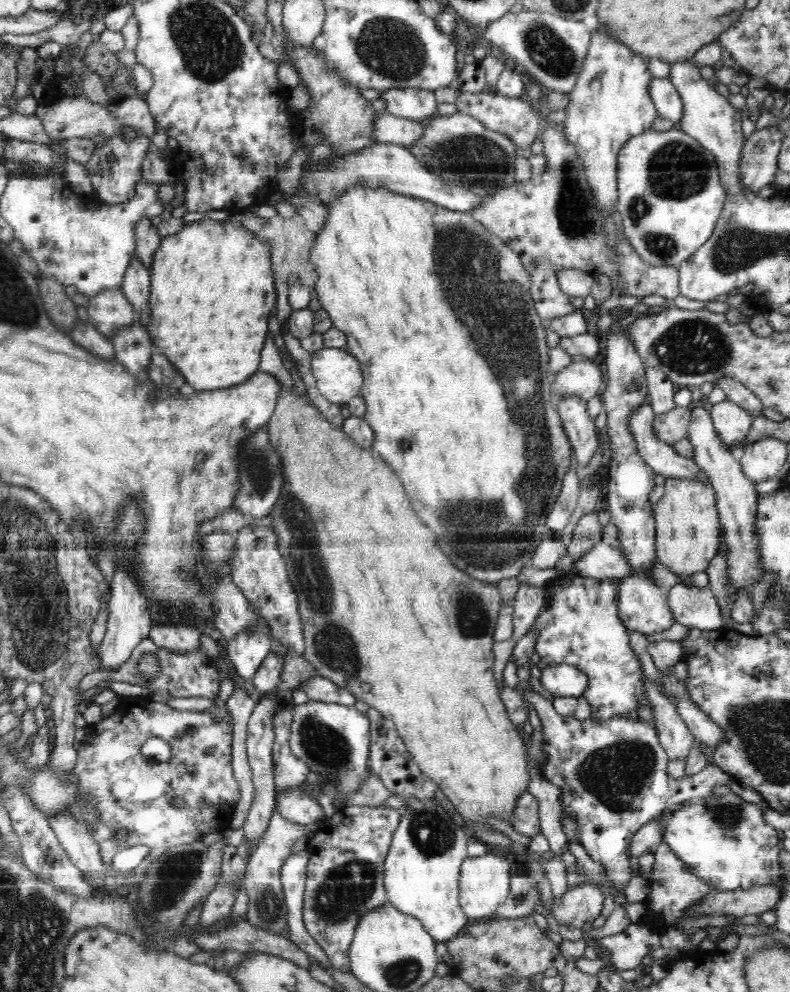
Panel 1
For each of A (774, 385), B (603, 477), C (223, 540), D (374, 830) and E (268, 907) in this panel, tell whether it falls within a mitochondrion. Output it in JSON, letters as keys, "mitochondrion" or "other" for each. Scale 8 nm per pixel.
{"A":"mitochondrion","B":"other","C":"other","D":"other","E":"mitochondrion"}

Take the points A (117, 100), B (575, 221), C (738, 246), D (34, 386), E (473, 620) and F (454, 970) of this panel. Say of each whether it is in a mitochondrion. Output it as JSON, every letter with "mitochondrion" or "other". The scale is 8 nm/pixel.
{"A":"other","B":"mitochondrion","C":"mitochondrion","D":"other","E":"mitochondrion","F":"other"}

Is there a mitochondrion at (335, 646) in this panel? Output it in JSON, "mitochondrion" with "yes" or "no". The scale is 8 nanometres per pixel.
{"mitochondrion":"yes"}

